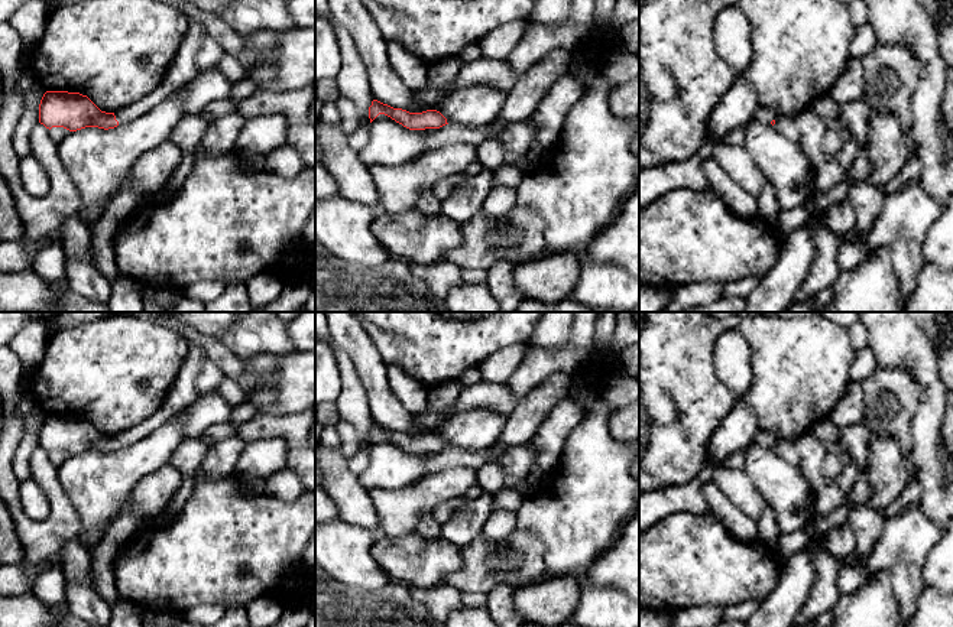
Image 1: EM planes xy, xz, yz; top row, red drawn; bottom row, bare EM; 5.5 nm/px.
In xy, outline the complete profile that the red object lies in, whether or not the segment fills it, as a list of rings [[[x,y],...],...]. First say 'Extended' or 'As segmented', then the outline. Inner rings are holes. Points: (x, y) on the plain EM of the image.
Extended. [[[192,347],[188,351],[163,405],[142,423],[116,436],[106,436],[80,416],[46,415],[39,428],[39,446],[49,454],[52,451],[64,451],[69,455],[85,451],[108,454],[143,439],[201,396],[195,386],[195,379],[204,358],[205,355],[200,348]]]

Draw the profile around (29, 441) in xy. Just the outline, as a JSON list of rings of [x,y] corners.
[[[38,412],[35,420],[23,422],[23,435],[13,458],[13,471],[20,484],[32,478],[29,461],[33,451],[39,446],[39,428],[43,418],[45,415]]]

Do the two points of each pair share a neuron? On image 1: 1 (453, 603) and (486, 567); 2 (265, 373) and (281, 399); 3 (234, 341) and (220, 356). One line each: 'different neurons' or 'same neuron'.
1: different neurons
2: same neuron
3: different neurons

